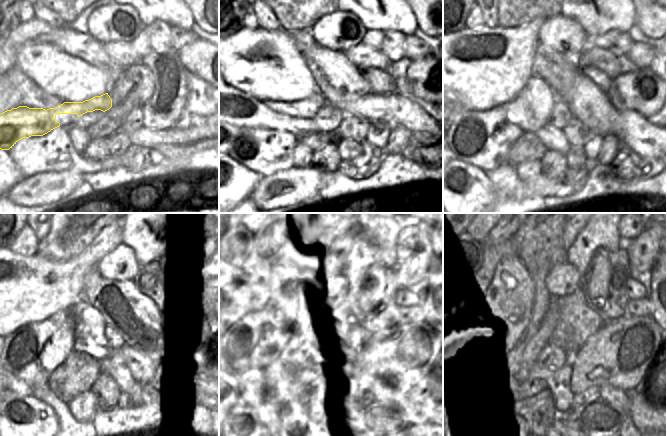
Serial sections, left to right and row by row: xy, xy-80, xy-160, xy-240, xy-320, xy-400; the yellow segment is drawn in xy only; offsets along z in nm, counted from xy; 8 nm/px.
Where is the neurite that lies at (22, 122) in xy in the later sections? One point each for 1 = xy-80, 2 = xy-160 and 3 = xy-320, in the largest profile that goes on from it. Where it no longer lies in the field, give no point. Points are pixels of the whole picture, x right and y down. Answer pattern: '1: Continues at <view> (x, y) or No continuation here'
1: Continues at xy-80 (401, 111)
2: Continues at xy-160 (646, 139)
3: Continues at xy-320 (422, 379)

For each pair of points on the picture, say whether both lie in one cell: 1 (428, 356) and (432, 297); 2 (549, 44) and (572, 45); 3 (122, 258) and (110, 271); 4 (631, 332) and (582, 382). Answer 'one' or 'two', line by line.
1: two
2: one
3: one
4: one

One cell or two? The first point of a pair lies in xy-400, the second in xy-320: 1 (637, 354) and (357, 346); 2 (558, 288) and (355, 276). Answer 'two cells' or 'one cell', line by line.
1: two cells
2: two cells

